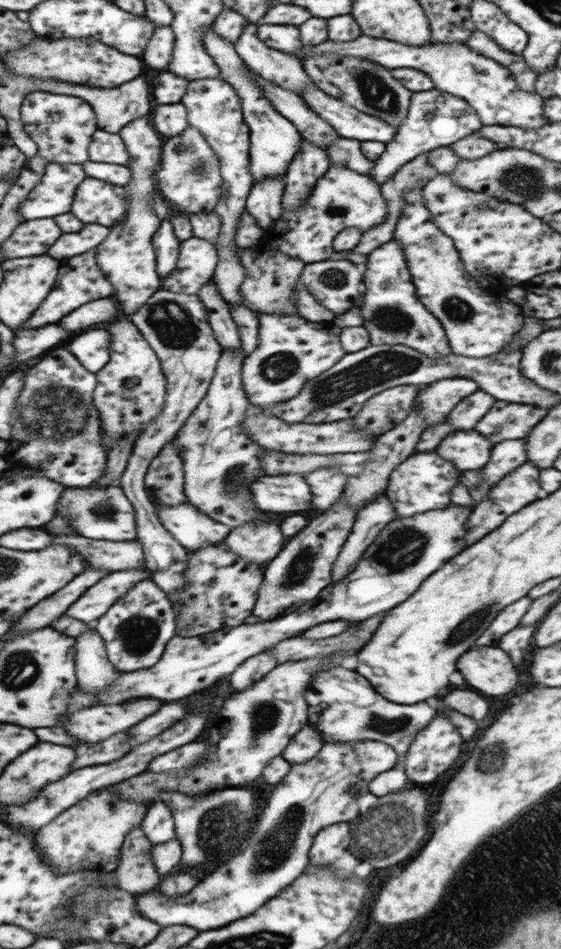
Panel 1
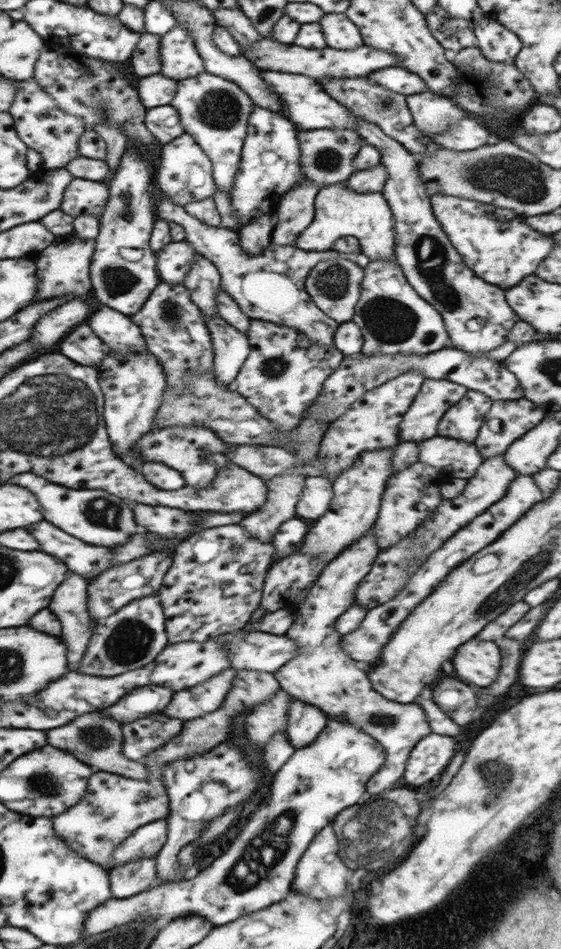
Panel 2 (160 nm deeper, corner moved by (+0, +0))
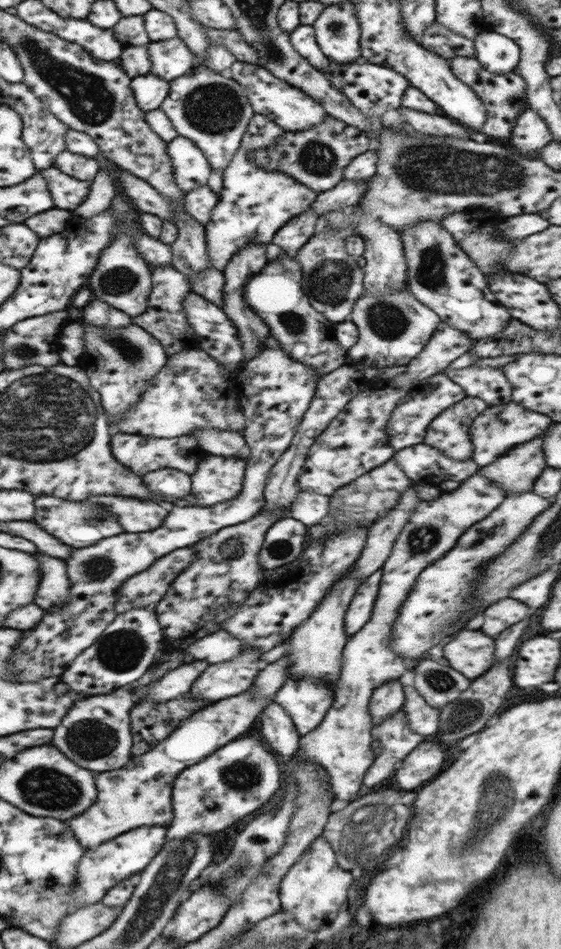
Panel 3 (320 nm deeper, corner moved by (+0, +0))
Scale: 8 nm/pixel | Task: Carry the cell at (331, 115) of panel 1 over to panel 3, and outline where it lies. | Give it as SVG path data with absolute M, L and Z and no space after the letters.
M234 62L228 69L228 76L234 79L245 90L249 103L255 114L267 116L272 122L281 126L286 133L303 131L322 122L328 115L324 107L313 98L310 98L299 88L288 84L285 80L276 78L269 70L261 65Z

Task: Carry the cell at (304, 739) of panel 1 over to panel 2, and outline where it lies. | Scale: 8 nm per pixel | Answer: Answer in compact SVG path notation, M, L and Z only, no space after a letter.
M296 697L292 698L287 715L287 737L296 749L308 746L326 728L325 712Z

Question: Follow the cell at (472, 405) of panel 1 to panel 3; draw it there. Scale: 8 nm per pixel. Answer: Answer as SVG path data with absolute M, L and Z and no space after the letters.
M466 395L460 402L441 412L428 425L423 443L441 450L452 460L473 458L469 432L472 421L489 407L482 399Z

